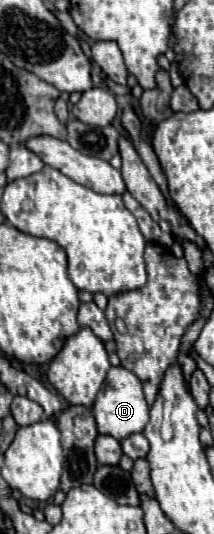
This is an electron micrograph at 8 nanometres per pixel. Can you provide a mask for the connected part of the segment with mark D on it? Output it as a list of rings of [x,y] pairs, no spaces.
[[[122,365],[112,367],[92,405],[92,413],[94,413],[100,435],[110,435],[110,437],[122,441],[134,433],[142,433],[148,423],[148,405],[144,401],[142,383],[138,381],[138,377],[130,371],[126,371]]]

